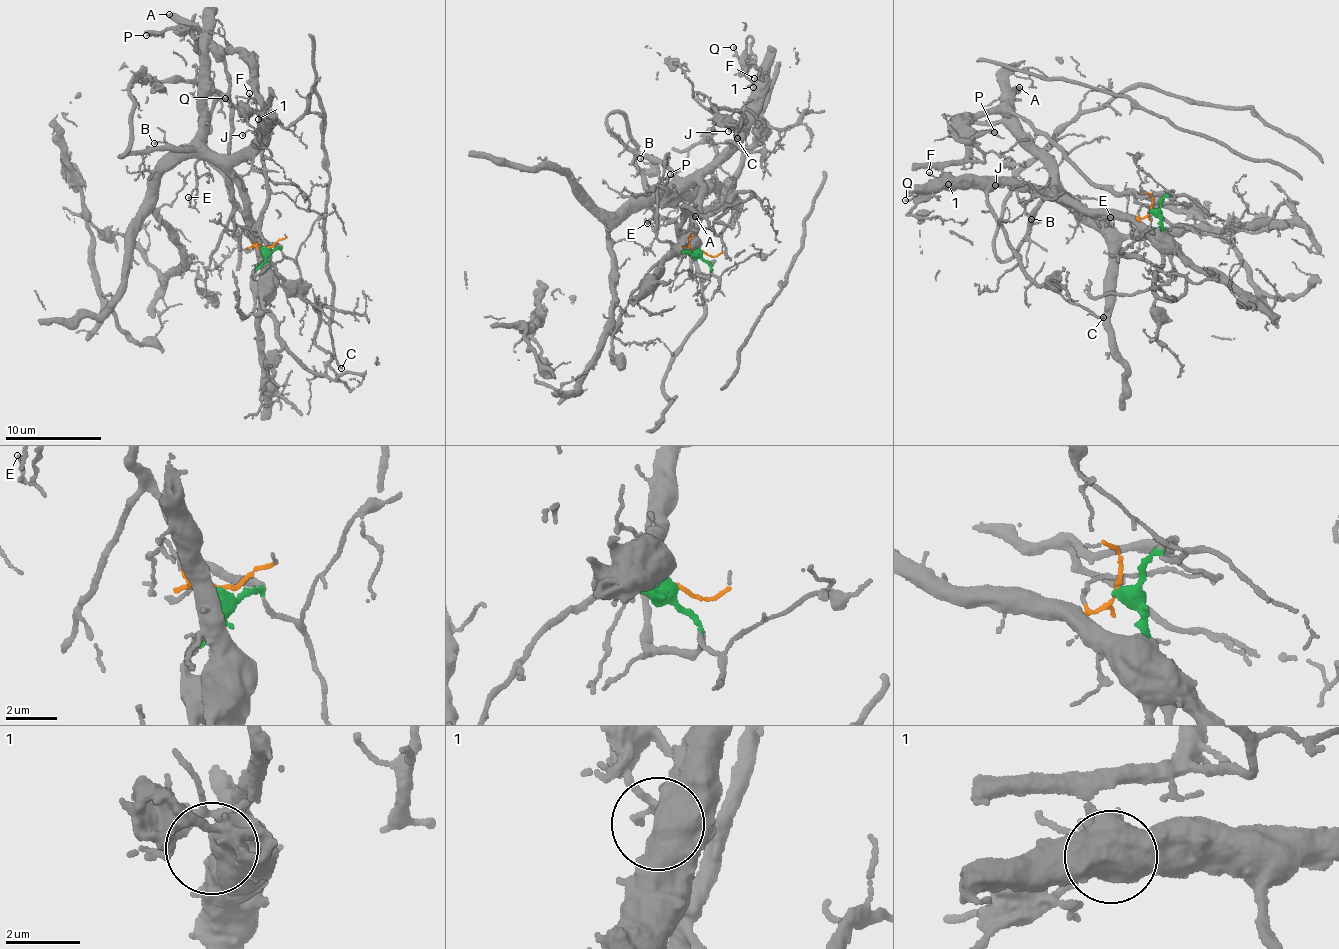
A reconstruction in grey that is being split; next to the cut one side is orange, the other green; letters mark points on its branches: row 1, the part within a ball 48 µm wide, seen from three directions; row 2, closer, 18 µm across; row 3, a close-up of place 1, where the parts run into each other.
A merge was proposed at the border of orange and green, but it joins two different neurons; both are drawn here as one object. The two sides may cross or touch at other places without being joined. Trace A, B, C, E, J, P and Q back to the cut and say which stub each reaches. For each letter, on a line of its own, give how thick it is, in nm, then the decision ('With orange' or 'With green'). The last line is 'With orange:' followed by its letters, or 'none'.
A: Thickness 480 nm. With green
B: Thickness 110 nm. With orange
C: Thickness 180 nm. With orange
E: Thickness 90 nm. With orange
J: Thickness 110 nm. With orange
P: Thickness 130 nm. With orange
Q: Thickness 170 nm. With orange
With orange: B, C, E, J, P, Q

